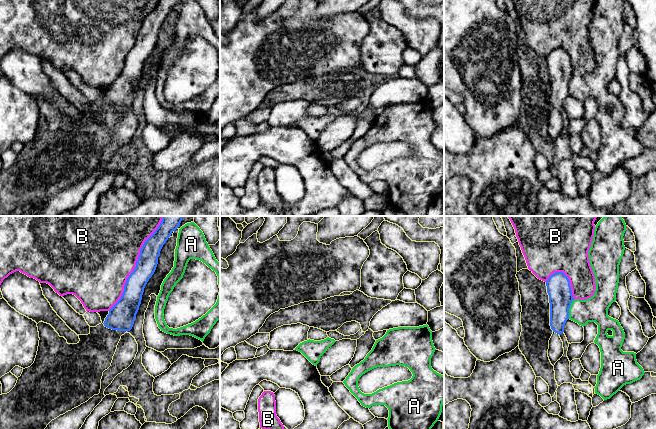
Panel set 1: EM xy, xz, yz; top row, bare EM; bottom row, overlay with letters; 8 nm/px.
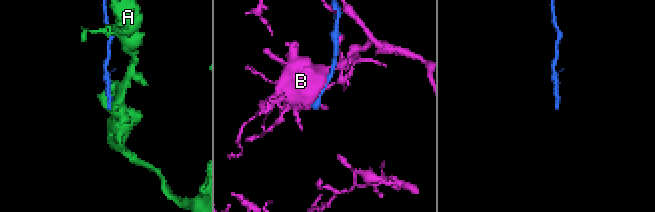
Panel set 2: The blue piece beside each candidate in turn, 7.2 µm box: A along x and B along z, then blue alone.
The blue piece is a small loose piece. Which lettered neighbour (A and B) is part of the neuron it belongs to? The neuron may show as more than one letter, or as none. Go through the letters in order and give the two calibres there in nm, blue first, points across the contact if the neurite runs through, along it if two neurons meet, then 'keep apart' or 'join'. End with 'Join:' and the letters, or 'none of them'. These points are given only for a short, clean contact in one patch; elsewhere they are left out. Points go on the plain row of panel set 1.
A: 190 nm thick on the blue side, 200 nm on the other; keep apart
B: 160 nm thick on the blue side, 480 nm on the other; keep apart
Join: none of them

